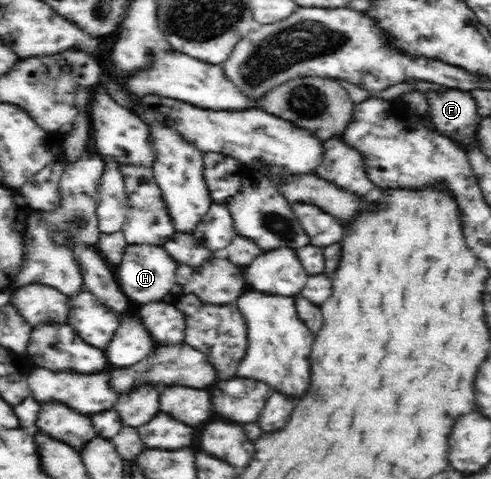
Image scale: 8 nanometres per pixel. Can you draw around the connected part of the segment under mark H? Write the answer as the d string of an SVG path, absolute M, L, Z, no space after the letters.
M128 244L123 259L115 267L114 274L121 291L129 299L139 303L151 303L151 301L159 301L171 291L171 287L175 285L175 269L177 263L163 247L153 244Z

